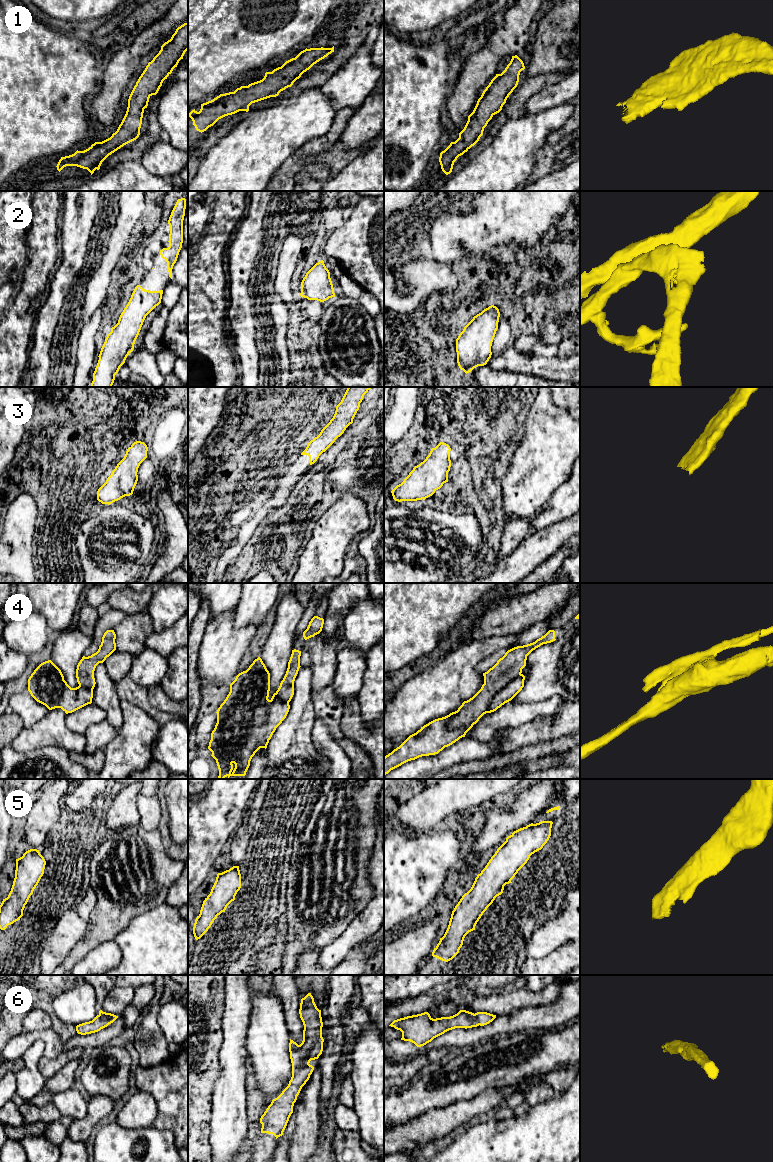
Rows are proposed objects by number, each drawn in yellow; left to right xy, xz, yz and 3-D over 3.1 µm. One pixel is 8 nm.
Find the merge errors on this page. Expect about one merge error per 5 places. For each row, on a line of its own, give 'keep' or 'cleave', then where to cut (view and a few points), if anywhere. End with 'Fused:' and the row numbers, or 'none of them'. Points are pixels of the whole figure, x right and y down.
1: keep | no cut
2: keep | no cut
3: keep | no cut
4: cleave | yz (520, 673), (492, 697), (484, 713)
5: keep | no cut
6: keep | no cut
Fused: 4

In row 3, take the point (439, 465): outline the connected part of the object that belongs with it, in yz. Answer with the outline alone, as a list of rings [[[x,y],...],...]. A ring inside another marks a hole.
[[[443,442],[432,448],[426,459],[391,491],[393,499],[398,502],[417,501],[432,496],[448,482],[450,451],[450,446]]]

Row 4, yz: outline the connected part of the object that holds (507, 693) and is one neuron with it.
[[[520,674],[505,687],[503,687],[499,692],[497,692],[492,697],[486,713],[494,712],[505,703],[511,701],[524,687],[524,680],[525,676]]]

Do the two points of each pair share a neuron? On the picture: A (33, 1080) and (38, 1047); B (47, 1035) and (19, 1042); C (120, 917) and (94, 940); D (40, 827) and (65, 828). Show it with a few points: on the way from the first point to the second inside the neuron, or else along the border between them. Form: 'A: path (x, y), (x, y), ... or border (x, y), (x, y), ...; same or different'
A: path (33, 1072), (33, 1055); same
B: path (40, 1035), (32, 1036), (26, 1040); same
C: path (114, 920), (100, 934); same
D: border (60, 816), (48, 832), (46, 841), (41, 848); different

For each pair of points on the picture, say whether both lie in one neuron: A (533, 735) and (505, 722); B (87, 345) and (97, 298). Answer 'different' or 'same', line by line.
A: different
B: different

